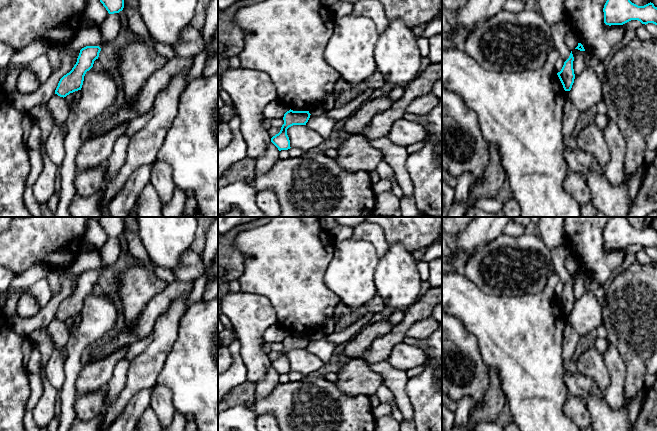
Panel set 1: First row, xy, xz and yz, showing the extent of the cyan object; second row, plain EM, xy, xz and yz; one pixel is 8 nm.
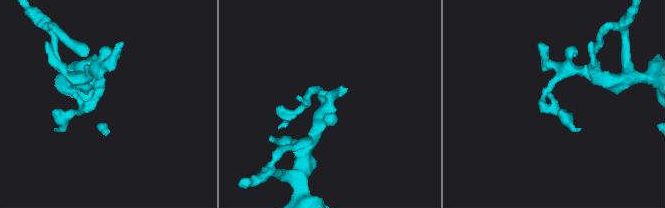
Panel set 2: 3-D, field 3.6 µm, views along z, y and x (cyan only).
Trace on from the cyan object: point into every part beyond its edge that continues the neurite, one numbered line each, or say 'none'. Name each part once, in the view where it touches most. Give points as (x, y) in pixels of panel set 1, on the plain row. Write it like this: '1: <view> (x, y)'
none

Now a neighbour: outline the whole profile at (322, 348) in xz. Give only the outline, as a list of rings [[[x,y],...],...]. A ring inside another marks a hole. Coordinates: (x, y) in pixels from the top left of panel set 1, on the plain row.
[[[323,334],[319,339],[311,338],[306,349],[310,353],[315,354],[325,363],[331,358],[336,347],[337,344],[329,342],[327,340],[327,335]]]

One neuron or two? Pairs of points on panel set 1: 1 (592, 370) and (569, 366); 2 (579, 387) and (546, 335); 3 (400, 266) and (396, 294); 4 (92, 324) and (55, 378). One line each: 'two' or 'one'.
1: two
2: two
3: one
4: two

